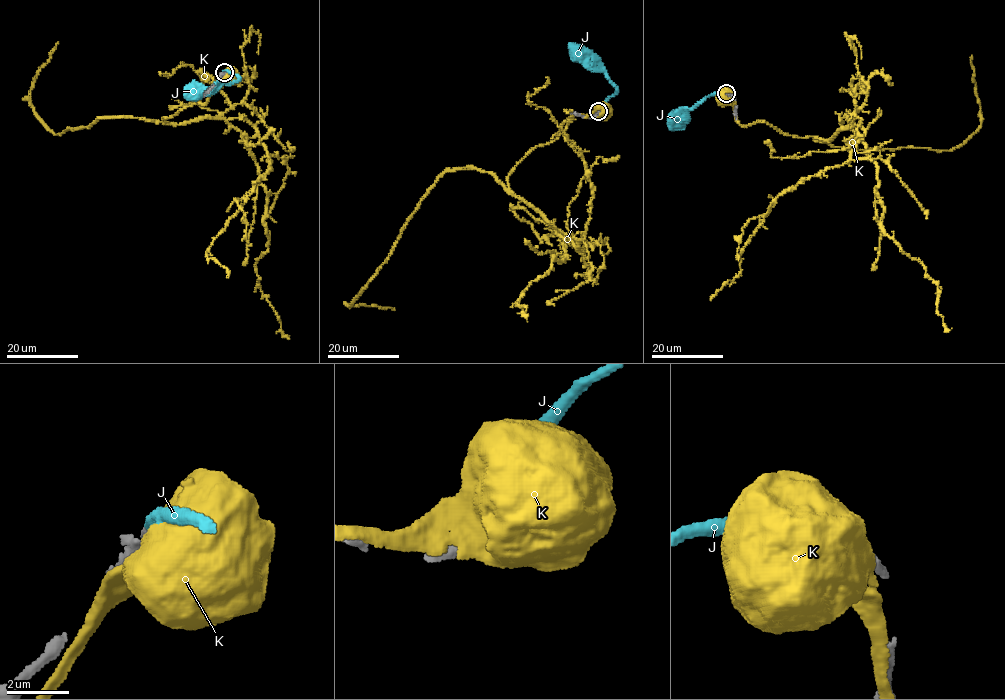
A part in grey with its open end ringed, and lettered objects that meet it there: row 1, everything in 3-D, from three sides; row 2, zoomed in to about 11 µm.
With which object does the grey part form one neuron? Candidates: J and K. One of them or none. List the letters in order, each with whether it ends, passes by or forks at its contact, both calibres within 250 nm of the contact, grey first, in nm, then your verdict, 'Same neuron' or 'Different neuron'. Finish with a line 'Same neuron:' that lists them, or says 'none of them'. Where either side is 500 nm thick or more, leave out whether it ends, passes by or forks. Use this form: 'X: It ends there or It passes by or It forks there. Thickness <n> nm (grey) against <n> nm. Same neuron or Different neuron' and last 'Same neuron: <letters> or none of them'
J: It ends there. Thickness 360 nm (grey) against 400 nm. Same neuron
K: Thickness 360 nm (grey) against 1050 nm. Different neuron
Same neuron: J

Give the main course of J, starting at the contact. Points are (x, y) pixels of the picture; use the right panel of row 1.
J: (727, 93), (714, 93), (689, 108), (684, 120), (676, 120)

